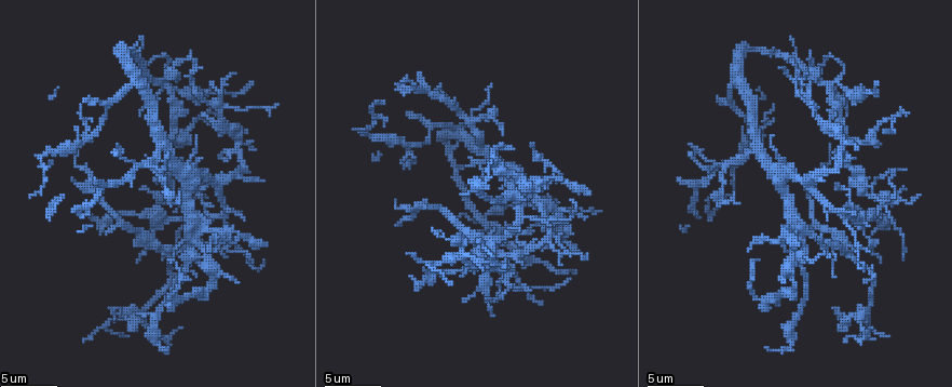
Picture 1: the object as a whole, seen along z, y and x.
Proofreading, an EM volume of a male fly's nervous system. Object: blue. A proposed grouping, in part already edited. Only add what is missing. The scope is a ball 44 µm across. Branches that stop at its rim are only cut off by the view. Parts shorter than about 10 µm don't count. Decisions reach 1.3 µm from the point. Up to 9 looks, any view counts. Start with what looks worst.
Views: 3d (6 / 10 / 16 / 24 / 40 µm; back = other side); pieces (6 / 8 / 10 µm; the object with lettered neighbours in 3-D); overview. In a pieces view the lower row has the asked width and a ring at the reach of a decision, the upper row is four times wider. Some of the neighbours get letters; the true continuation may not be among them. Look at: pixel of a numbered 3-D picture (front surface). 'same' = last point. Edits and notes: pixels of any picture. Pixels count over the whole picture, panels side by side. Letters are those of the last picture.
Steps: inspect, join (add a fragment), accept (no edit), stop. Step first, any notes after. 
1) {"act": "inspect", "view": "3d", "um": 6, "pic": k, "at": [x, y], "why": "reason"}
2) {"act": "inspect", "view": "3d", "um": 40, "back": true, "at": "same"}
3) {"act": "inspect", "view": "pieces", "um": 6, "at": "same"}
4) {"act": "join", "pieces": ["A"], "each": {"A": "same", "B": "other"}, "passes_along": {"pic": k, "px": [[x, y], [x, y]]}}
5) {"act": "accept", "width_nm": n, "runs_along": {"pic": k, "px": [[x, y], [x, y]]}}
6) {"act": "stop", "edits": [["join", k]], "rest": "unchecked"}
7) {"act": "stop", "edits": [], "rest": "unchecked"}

{"act": "inspect", "view": "3d", "um": 6, "pic": 1, "at": [799, 243], "why": "free end"}

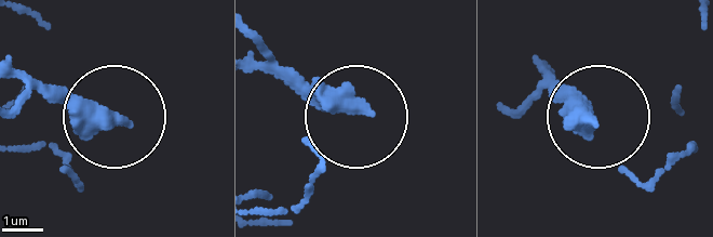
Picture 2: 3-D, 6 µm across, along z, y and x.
{"act": "inspect", "view": "pieces", "um": 10, "pic": 2, "at": [592, 120]}

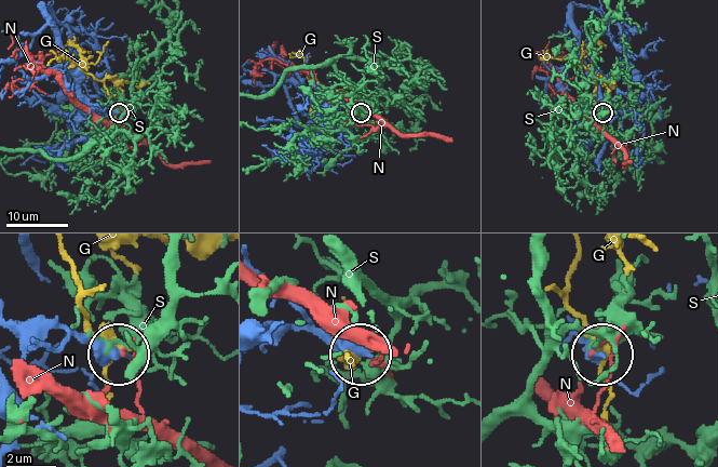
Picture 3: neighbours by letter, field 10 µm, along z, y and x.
{"act": "accept", "each": {"G": "other", "N": "other", "S": "other"}, "runs_along": {"pic": 3, "px": [[17, 324], [61, 327], [92, 336], [114, 355]]}, "found": "none of them fits"}

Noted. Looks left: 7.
{"act": "inspect", "view": "pieces", "um": 8, "pic": 1, "at": [845, 116], "why": "thin end"}

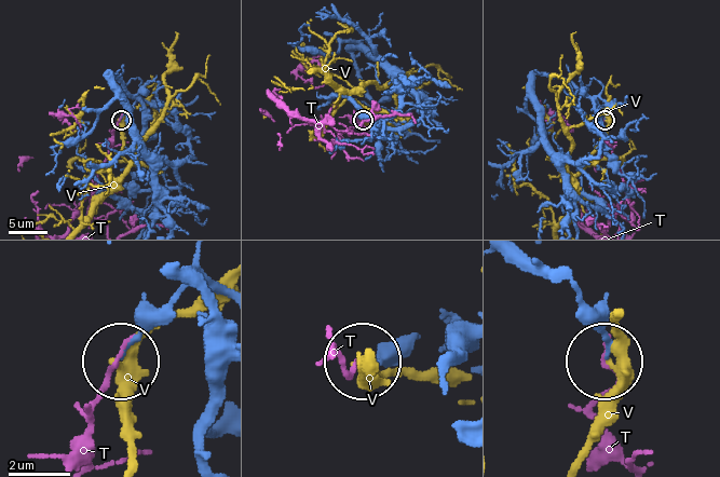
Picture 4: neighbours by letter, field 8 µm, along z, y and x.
{"act": "accept", "each": {"T": "other", "V": "other"}, "runs_along": {"pic": 4, "px": [[168, 268], [181, 281], [179, 291], [122, 358]]}, "found": "no lettered fragment goes on from it"}

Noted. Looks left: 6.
{"act": "inspect", "view": "pieces", "um": 8, "pic": 1, "at": [254, 147], "why": "free end"}

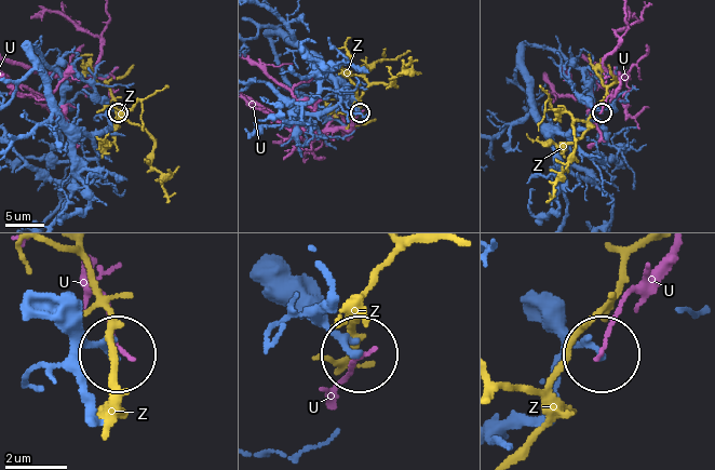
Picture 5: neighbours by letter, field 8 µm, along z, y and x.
{"act": "accept", "each": {"U": "other", "Z": "other"}, "runs_along": {"pic": 5, "px": [[325, 290], [325, 321], [353, 349]]}, "found": "no lettered fragment goes on from it"}

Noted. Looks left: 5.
{"act": "inspect", "view": "pieces", "um": 8, "pic": 1, "at": [574, 274]}

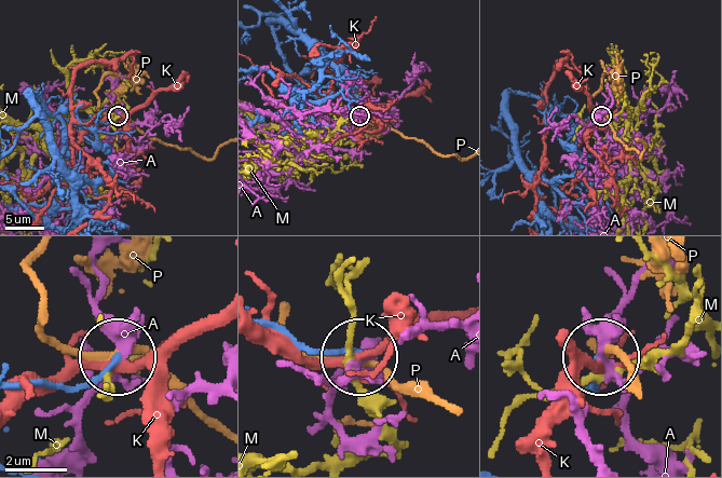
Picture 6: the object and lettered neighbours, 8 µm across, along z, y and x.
{"act": "accept", "each": {"A": "other", "K": "other", "M": "other", "P": "other"}, "runs_along": {"pic": 6, "px": [[262, 319], [309, 345], [353, 353]]}, "found": "none of them fits"}

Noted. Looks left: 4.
{"act": "stop", "edits": [], "rest": "unchecked"}

